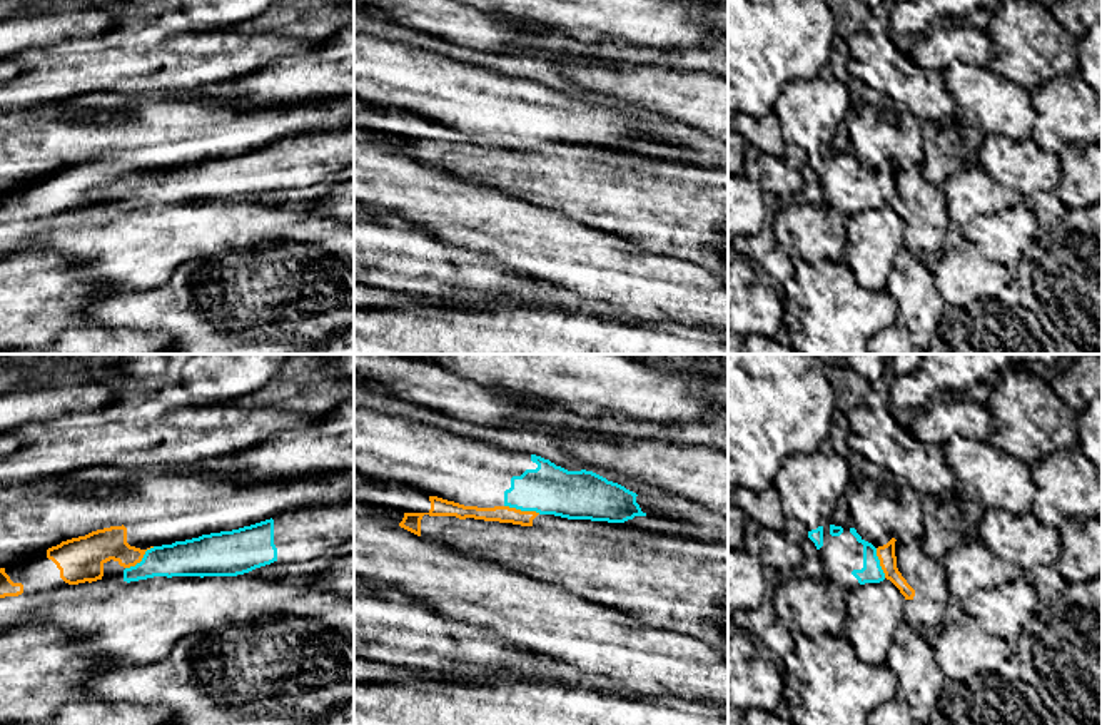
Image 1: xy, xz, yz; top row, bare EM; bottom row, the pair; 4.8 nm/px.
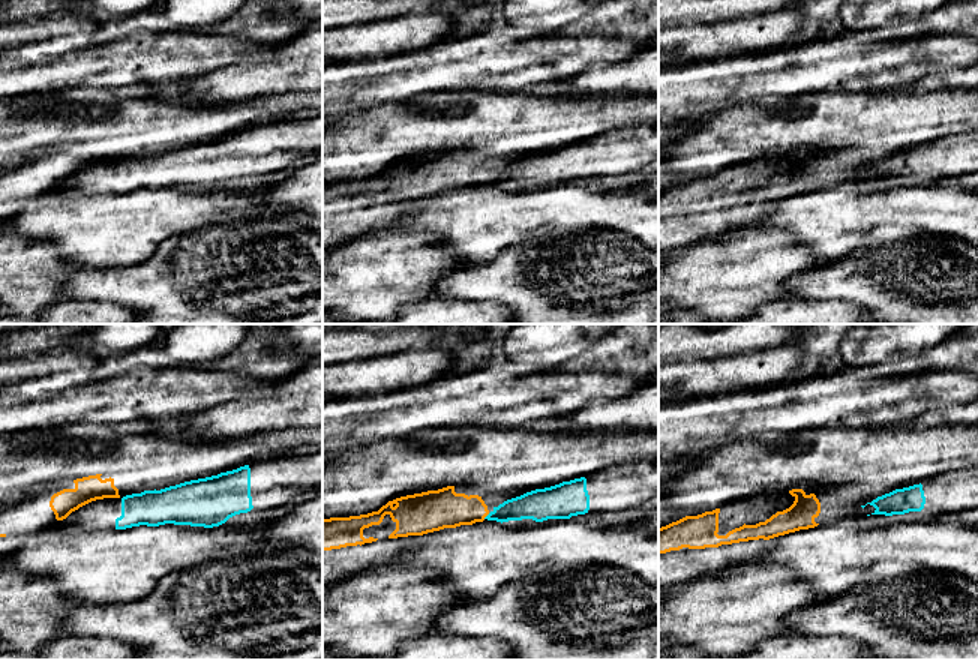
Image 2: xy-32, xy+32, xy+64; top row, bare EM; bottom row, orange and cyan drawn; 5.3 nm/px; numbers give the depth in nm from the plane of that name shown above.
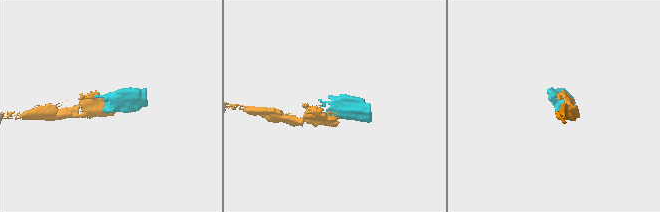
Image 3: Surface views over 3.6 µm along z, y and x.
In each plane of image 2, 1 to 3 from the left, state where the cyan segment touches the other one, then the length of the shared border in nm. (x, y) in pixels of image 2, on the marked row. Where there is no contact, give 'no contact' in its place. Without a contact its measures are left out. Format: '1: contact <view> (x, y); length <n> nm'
1: no contact
2: contact xy+32 (486, 515); length 50 nm
3: no contact

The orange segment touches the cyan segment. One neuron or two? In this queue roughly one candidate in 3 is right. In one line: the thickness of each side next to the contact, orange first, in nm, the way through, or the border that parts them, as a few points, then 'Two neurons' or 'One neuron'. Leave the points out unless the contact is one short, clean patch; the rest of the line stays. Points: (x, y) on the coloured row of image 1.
Thickness 80 nm (orange) against 240 nm. Boundary: xz (505, 505), (540, 513). Two neurons

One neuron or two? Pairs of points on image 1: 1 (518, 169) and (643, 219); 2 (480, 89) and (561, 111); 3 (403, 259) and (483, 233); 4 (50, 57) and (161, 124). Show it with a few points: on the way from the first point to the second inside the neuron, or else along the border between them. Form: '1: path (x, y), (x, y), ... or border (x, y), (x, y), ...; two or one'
1: path (550, 179), (570, 181), (588, 189), (611, 192); one
2: path (500, 104), (541, 111); one
3: border (416, 224), (443, 241), (490, 253); two
4: border (90, 91), (127, 94); two

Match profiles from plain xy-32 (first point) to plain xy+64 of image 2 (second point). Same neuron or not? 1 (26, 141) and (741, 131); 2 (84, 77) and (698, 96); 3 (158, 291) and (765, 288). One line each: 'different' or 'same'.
1: same
2: same
3: different

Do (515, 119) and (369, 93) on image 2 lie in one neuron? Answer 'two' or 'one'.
two

